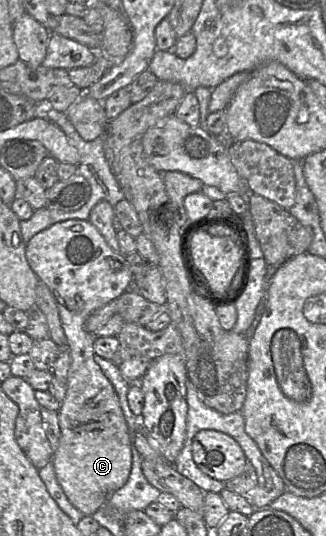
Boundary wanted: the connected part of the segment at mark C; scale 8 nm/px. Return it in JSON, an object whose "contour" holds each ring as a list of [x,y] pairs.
{"contour":[[[68,219],[36,233],[26,243],[25,256],[30,268],[54,297],[71,356],[66,395],[57,411],[60,440],[51,462],[57,481],[69,502],[84,516],[91,516],[113,492],[126,484],[132,467],[132,436],[111,382],[94,361],[95,336],[86,330],[85,322],[92,312],[130,289],[131,270],[124,256],[115,252],[88,220]]]}

